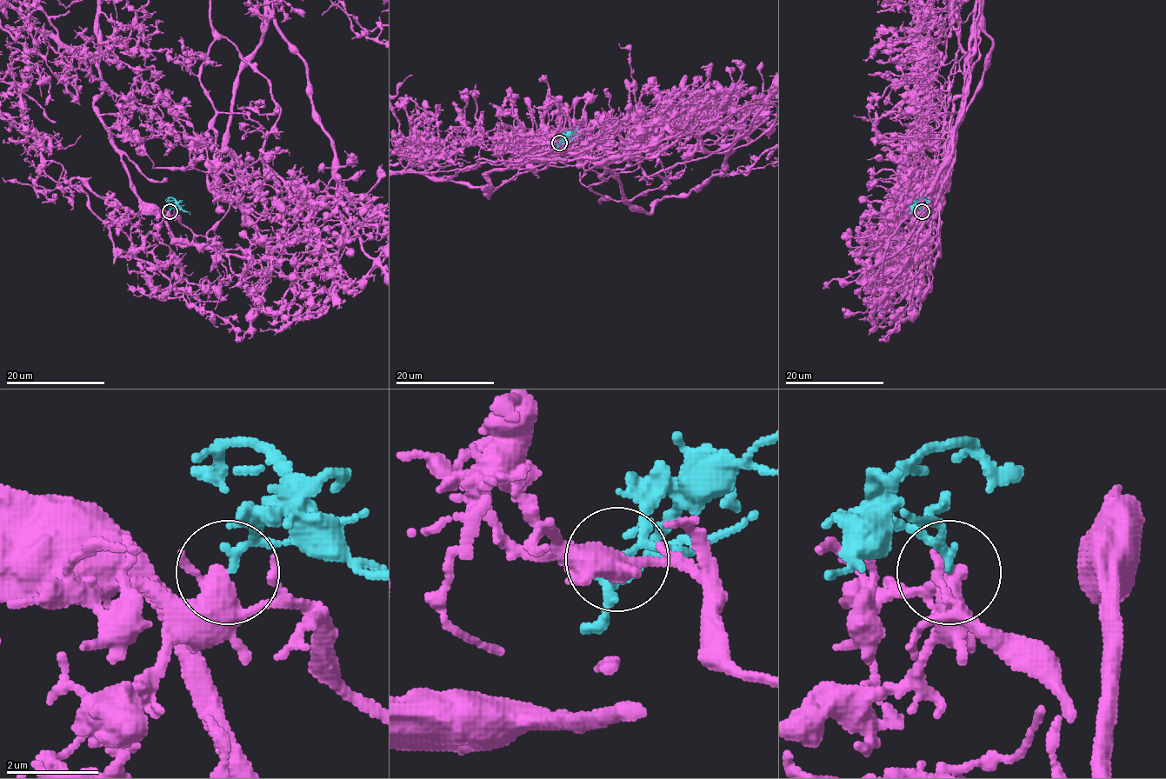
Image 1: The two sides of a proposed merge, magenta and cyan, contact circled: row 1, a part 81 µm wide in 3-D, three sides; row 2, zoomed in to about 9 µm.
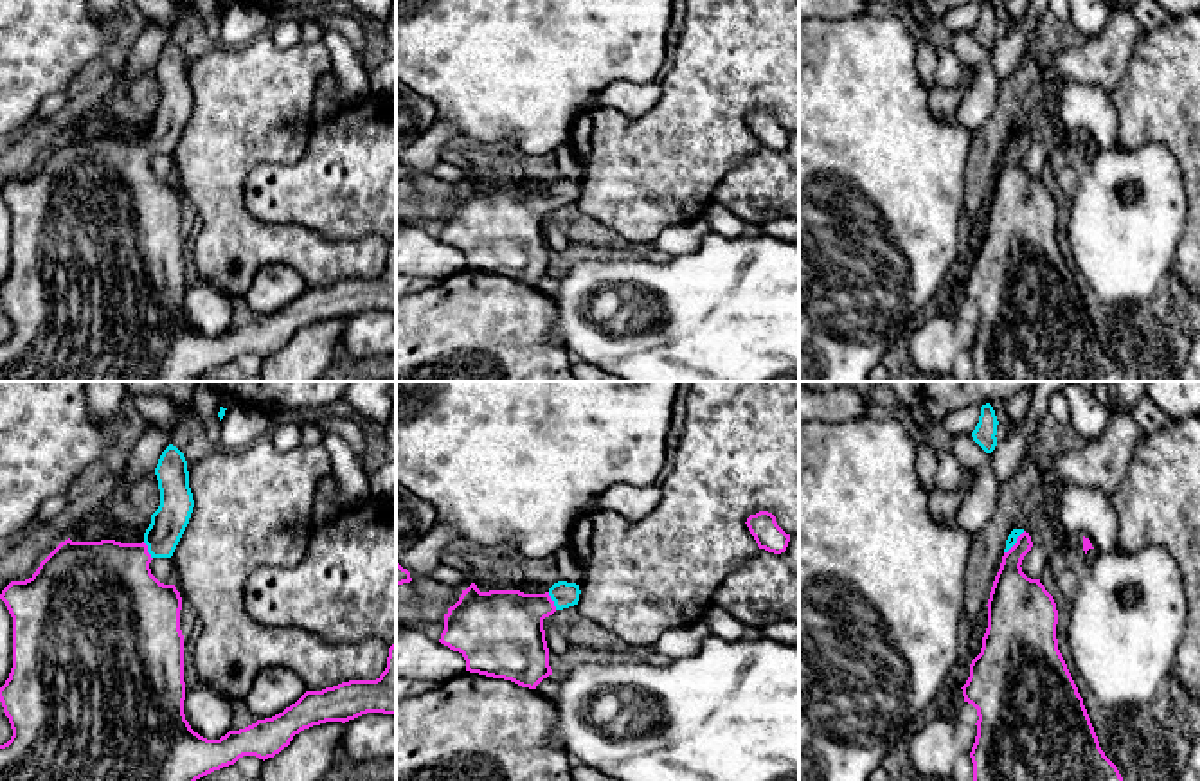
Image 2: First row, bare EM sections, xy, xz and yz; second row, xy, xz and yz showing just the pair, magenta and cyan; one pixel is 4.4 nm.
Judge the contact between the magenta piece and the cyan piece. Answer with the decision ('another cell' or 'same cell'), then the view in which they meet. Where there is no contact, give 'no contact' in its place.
same cell; contact in yz

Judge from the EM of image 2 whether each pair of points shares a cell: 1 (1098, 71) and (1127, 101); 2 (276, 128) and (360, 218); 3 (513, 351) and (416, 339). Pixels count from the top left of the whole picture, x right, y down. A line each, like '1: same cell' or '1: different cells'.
1: different cells
2: different cells
3: same cell

